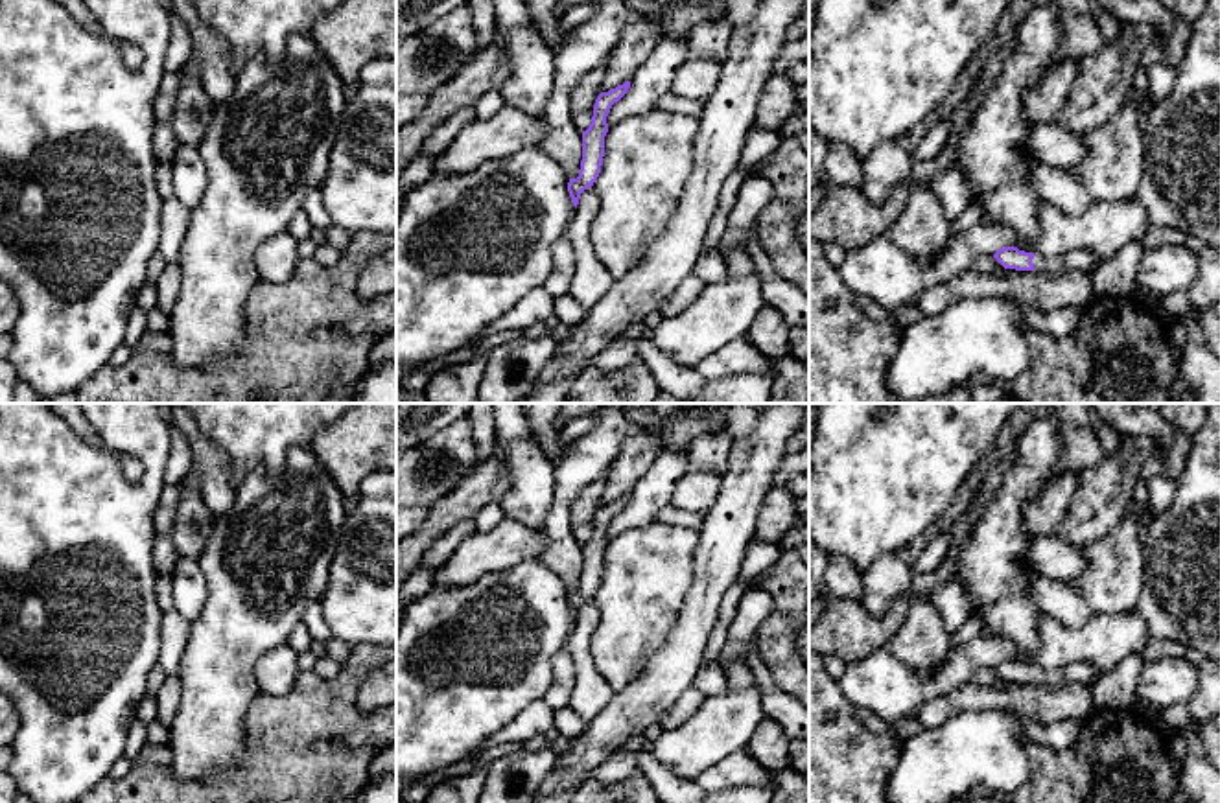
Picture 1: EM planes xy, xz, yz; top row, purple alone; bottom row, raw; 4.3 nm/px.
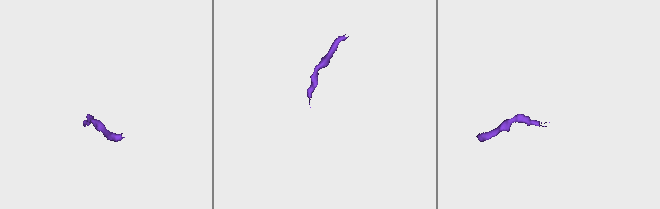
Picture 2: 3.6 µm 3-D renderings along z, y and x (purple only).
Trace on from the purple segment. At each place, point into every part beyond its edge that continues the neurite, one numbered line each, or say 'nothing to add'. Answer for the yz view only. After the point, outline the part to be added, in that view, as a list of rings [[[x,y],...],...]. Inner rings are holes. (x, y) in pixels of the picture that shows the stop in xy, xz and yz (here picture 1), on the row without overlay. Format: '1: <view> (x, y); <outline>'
1: yz (1084, 673); [[[1087,661],[1069,663],[1062,669],[1045,670],[1034,667],[1034,681],[1041,687],[1065,687],[1069,683],[1093,685],[1100,678],[1100,670]]]

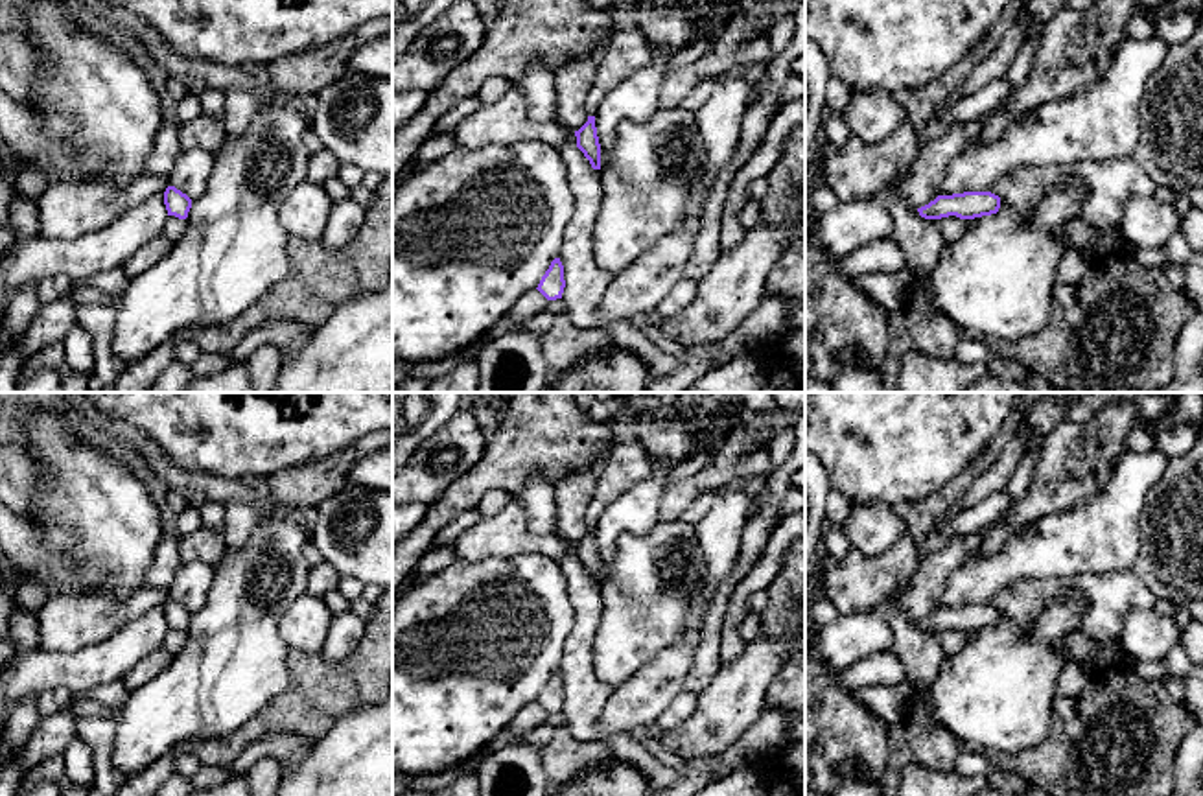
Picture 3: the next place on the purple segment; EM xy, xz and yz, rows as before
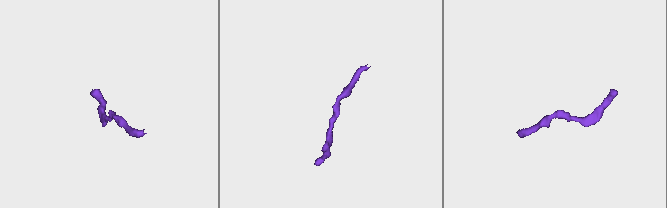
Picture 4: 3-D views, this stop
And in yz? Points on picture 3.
nothing to add

